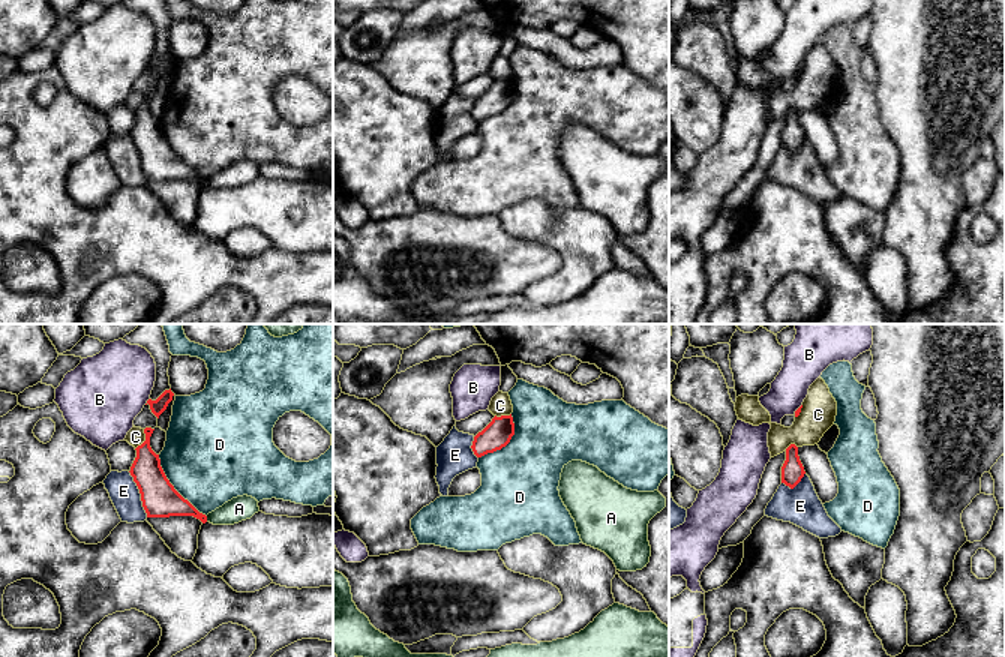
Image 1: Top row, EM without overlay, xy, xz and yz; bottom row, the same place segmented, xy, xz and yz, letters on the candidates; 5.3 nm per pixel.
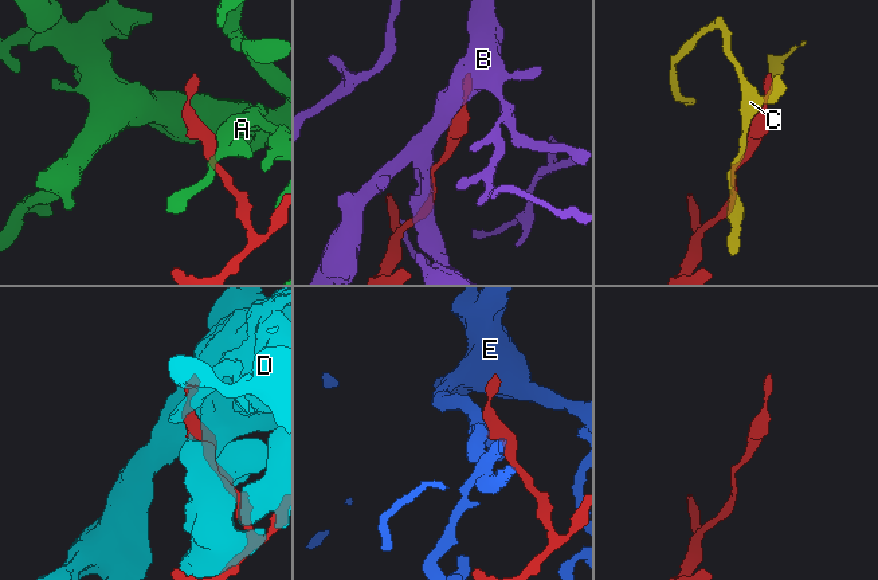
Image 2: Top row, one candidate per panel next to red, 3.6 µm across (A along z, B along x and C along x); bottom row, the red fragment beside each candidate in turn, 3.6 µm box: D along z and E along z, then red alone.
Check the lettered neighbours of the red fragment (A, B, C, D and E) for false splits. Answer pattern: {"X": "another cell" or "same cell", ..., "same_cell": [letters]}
{"A": "another cell", "B": "another cell", "C": "same cell", "D": "another cell", "E": "another cell", "same_cell": ["C"]}

